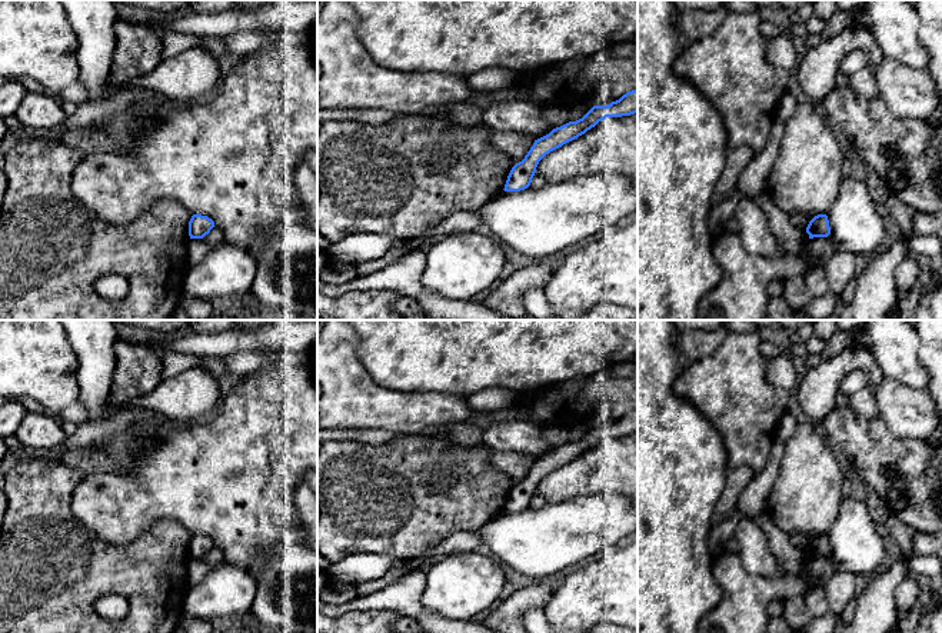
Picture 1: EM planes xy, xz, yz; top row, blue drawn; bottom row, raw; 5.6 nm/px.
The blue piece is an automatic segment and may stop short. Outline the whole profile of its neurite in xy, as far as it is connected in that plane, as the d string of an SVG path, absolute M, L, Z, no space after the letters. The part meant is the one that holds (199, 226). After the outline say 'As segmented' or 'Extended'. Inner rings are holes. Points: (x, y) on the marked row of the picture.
M193 214L189 221L190 239L203 239L214 227L214 221L207 216Z. As segmented

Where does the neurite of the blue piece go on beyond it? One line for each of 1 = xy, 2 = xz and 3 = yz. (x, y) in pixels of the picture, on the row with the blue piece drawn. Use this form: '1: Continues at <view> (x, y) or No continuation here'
1: No continuation here
2: No continuation here
3: No continuation here

